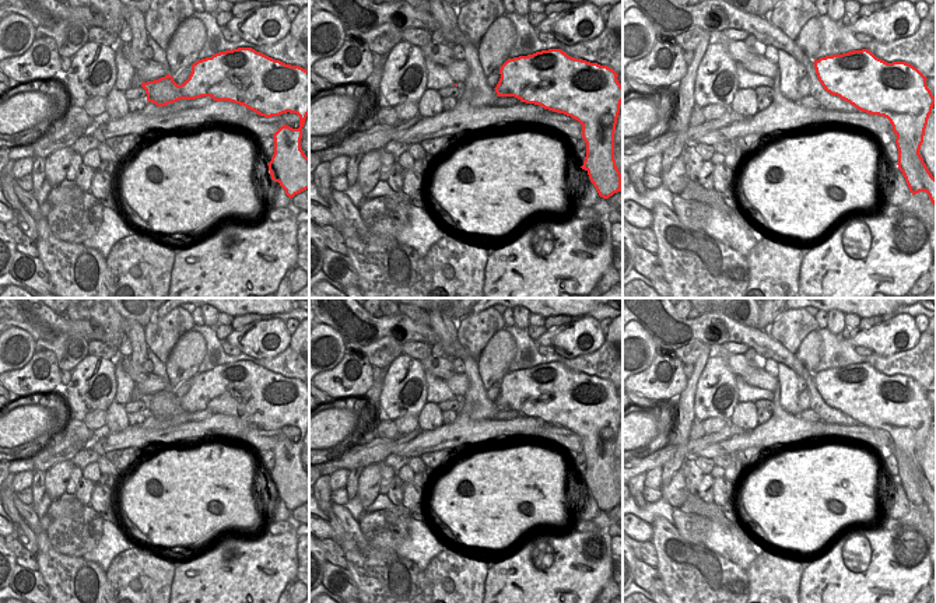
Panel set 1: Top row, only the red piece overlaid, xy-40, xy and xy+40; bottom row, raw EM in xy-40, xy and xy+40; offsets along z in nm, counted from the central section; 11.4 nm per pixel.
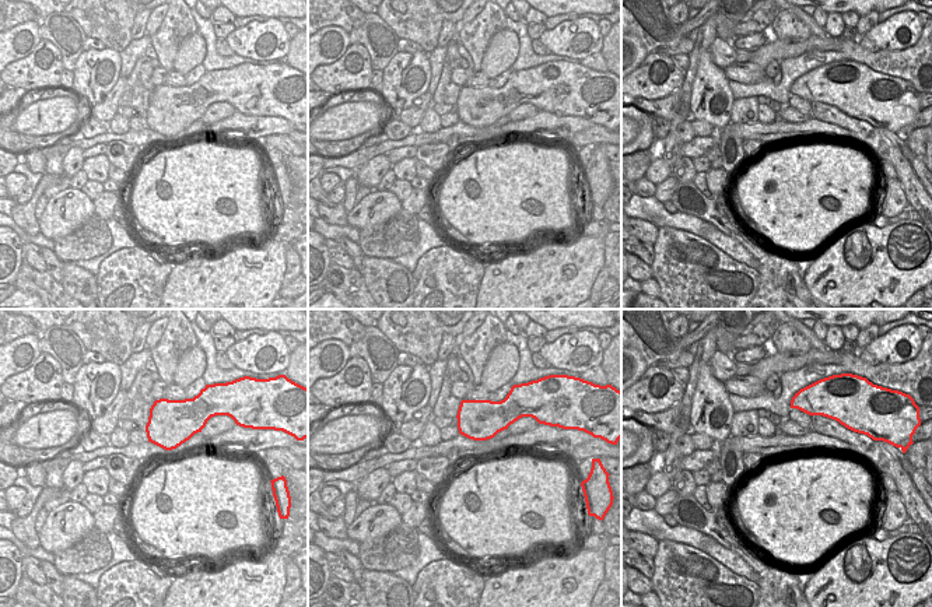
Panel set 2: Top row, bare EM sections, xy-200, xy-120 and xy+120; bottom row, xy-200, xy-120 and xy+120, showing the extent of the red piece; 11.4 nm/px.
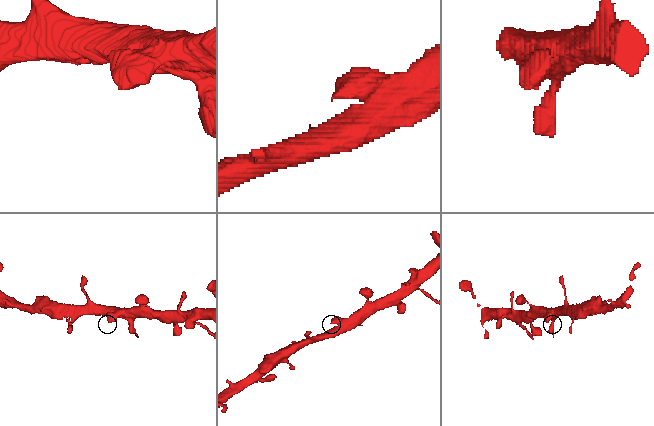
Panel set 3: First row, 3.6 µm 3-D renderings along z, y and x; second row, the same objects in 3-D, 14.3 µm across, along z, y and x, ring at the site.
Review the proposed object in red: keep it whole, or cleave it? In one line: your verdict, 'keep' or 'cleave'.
keep

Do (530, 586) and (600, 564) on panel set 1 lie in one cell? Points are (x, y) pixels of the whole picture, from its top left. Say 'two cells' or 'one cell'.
one cell

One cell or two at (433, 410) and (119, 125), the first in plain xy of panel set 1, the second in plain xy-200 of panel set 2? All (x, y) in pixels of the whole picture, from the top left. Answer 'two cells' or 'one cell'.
one cell

